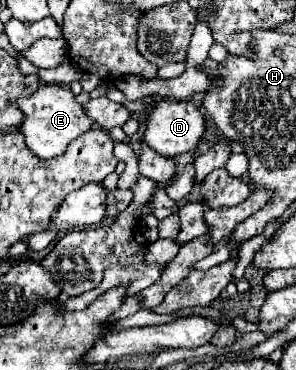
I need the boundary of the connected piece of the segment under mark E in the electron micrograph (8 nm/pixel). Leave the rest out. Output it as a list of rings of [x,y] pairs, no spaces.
[[[42,84],[32,96],[20,98],[18,108],[24,114],[24,120],[20,124],[20,132],[24,134],[26,146],[38,156],[38,158],[56,158],[60,156],[66,146],[88,132],[92,128],[92,120],[86,116],[80,104],[76,104],[74,94],[70,92],[68,86],[58,86],[58,84]]]

